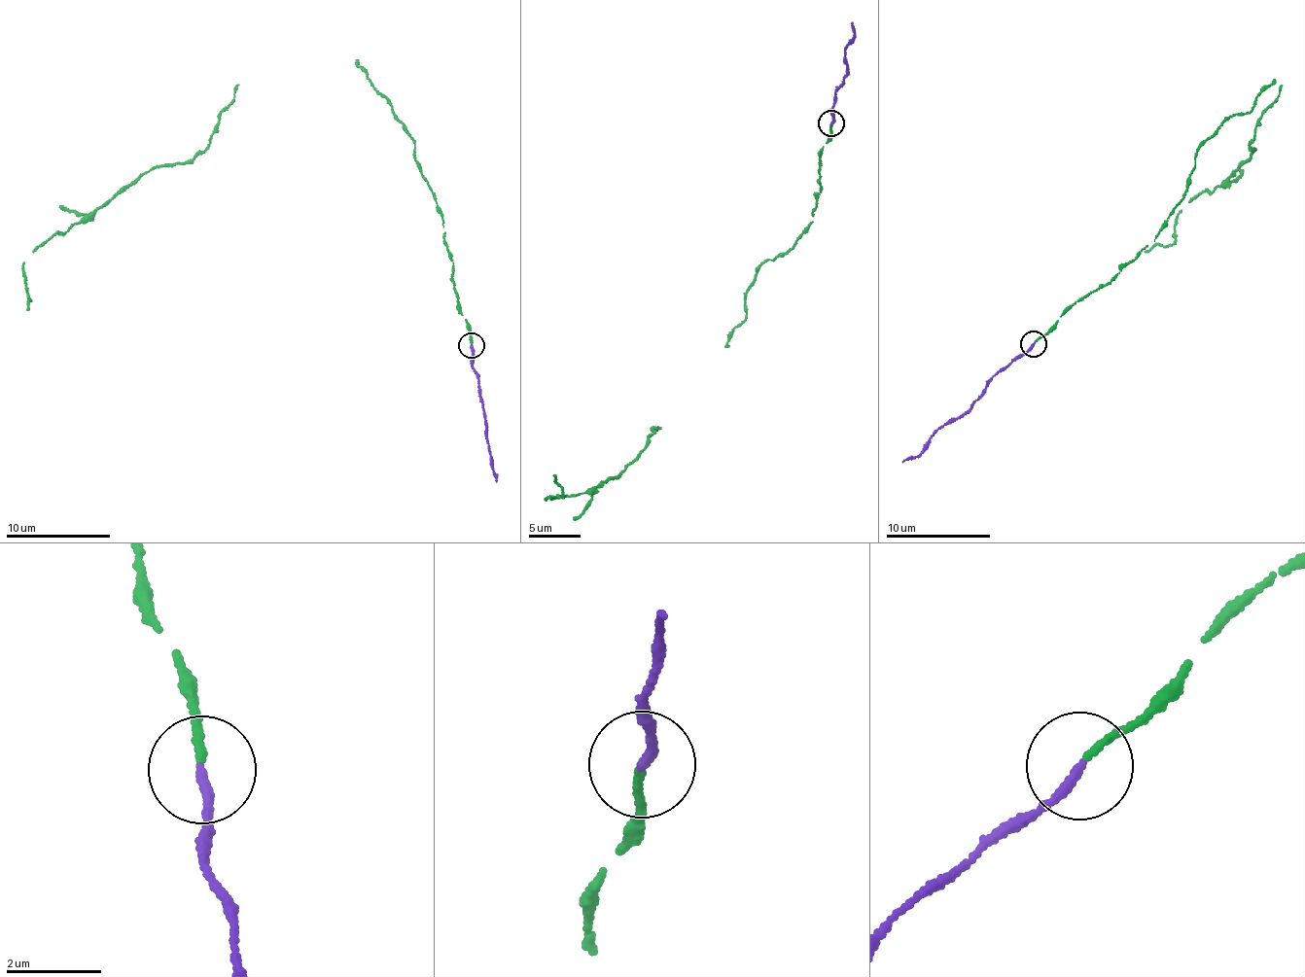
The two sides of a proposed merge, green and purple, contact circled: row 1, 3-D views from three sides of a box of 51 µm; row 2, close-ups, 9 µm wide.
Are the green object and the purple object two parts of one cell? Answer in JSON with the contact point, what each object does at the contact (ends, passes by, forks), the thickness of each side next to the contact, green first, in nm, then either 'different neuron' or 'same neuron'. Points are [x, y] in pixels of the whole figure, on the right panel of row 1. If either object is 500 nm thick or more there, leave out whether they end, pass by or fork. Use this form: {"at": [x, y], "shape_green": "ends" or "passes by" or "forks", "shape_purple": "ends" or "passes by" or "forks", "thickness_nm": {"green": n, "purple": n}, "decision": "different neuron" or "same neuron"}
{"at": [1033, 343], "shape_green": "ends", "shape_purple": "ends", "thickness_nm": {"green": 140, "purple": 200}, "decision": "different neuron"}

